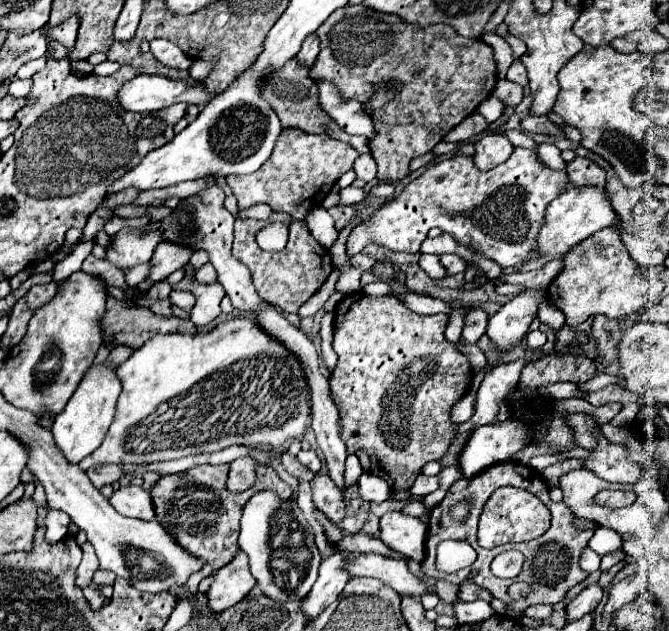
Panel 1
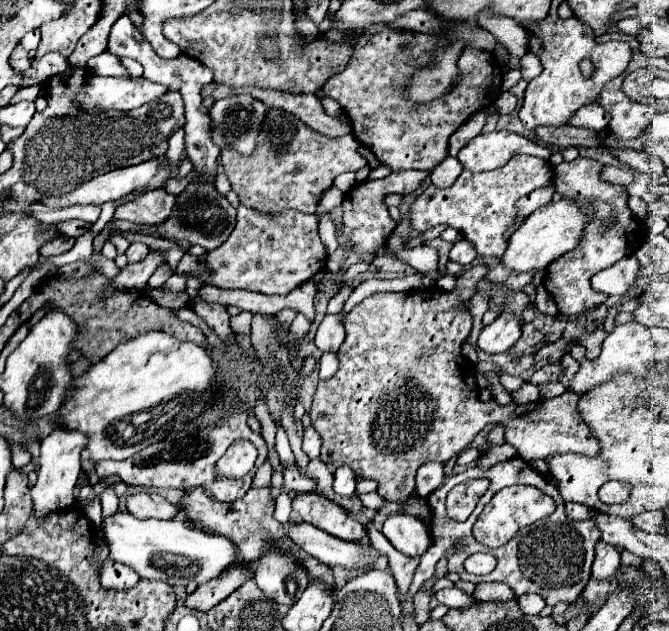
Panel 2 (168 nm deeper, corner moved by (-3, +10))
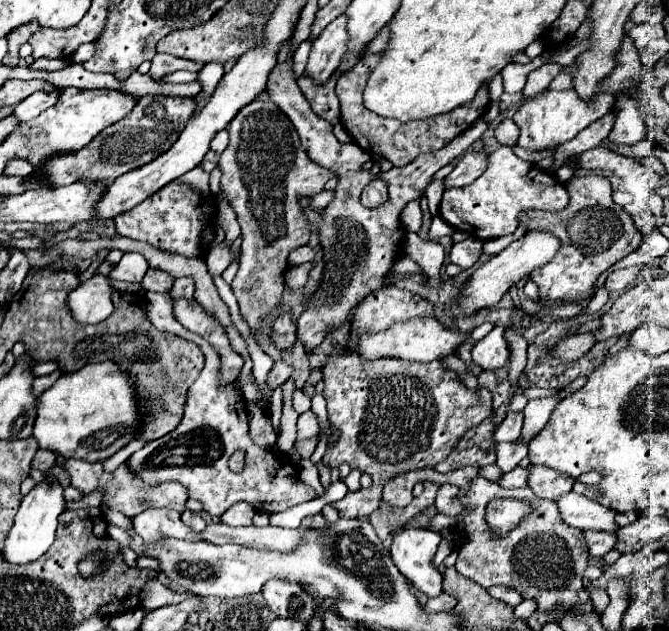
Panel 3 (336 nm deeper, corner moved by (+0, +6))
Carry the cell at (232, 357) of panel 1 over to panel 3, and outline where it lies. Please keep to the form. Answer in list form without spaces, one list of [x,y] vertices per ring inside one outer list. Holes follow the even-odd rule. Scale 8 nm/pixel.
[[[111,361],[85,365],[75,373],[61,375],[51,389],[37,399],[37,419],[33,437],[39,449],[59,453],[69,459],[105,461],[127,441],[137,437],[139,411],[135,401],[133,377],[121,373]]]

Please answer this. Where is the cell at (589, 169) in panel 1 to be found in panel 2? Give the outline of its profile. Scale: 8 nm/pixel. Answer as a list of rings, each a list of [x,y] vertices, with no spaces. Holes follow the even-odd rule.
[[[604,165],[602,171],[600,171],[600,177],[608,183],[614,183],[614,185],[624,185],[626,187],[626,181],[632,181],[632,173],[628,173],[626,169],[622,167],[612,167],[612,165]]]

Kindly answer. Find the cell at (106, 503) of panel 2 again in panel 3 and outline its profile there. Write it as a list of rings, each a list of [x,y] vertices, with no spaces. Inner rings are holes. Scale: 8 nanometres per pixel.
[[[109,525],[109,535],[111,535],[117,543],[121,543],[121,545],[125,545],[125,547],[131,547],[131,535],[129,535],[127,531]]]

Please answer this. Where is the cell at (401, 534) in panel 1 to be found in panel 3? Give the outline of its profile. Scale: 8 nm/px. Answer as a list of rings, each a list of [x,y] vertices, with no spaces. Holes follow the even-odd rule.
[[[405,529],[395,535],[391,545],[391,557],[397,569],[427,597],[441,593],[443,575],[433,565],[433,557],[441,535],[429,529]]]

